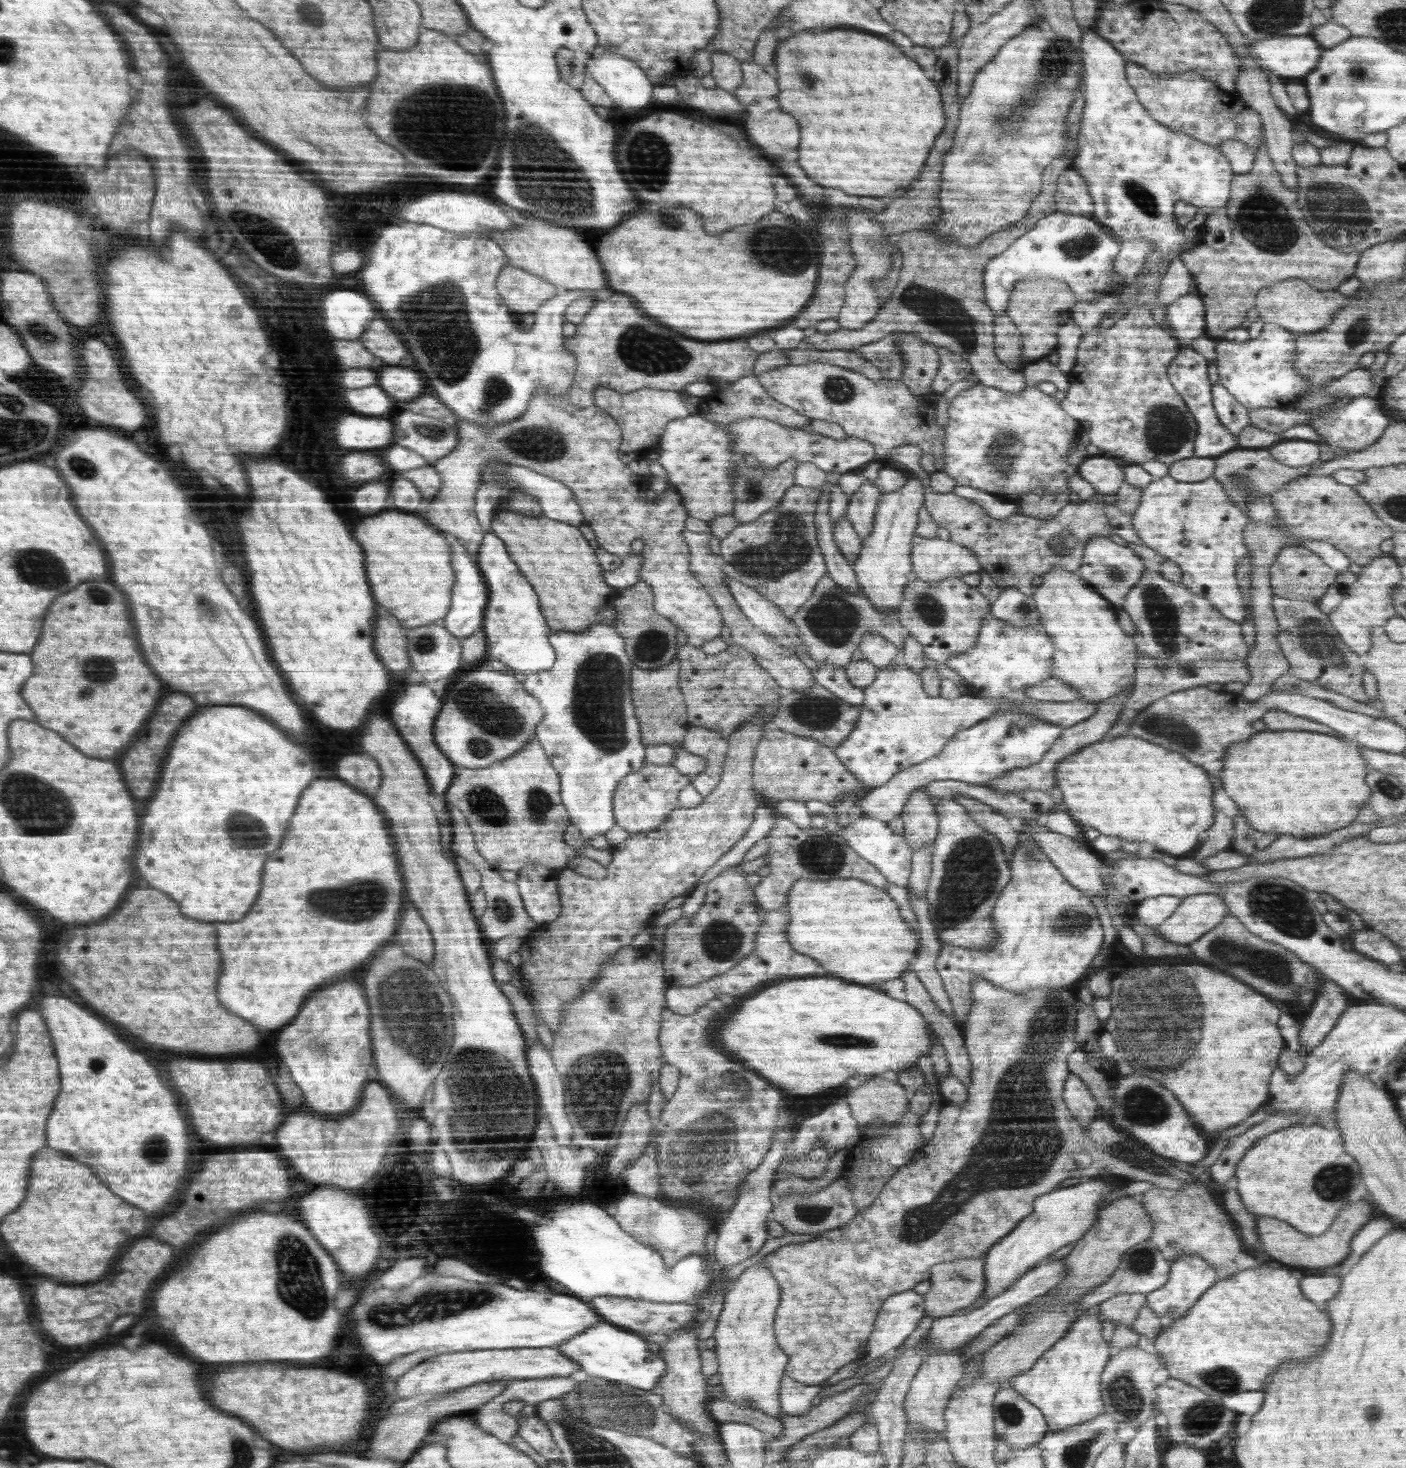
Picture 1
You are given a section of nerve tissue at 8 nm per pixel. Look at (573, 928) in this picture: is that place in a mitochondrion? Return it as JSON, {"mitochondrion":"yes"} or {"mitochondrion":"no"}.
{"mitochondrion":"no"}

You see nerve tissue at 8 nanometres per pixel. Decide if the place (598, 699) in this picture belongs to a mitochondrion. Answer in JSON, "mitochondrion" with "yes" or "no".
{"mitochondrion":"yes"}

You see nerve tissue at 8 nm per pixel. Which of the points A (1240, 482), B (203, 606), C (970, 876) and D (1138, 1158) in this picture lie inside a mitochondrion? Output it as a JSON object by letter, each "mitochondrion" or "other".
{"A":"mitochondrion","B":"mitochondrion","C":"mitochondrion","D":"mitochondrion"}

